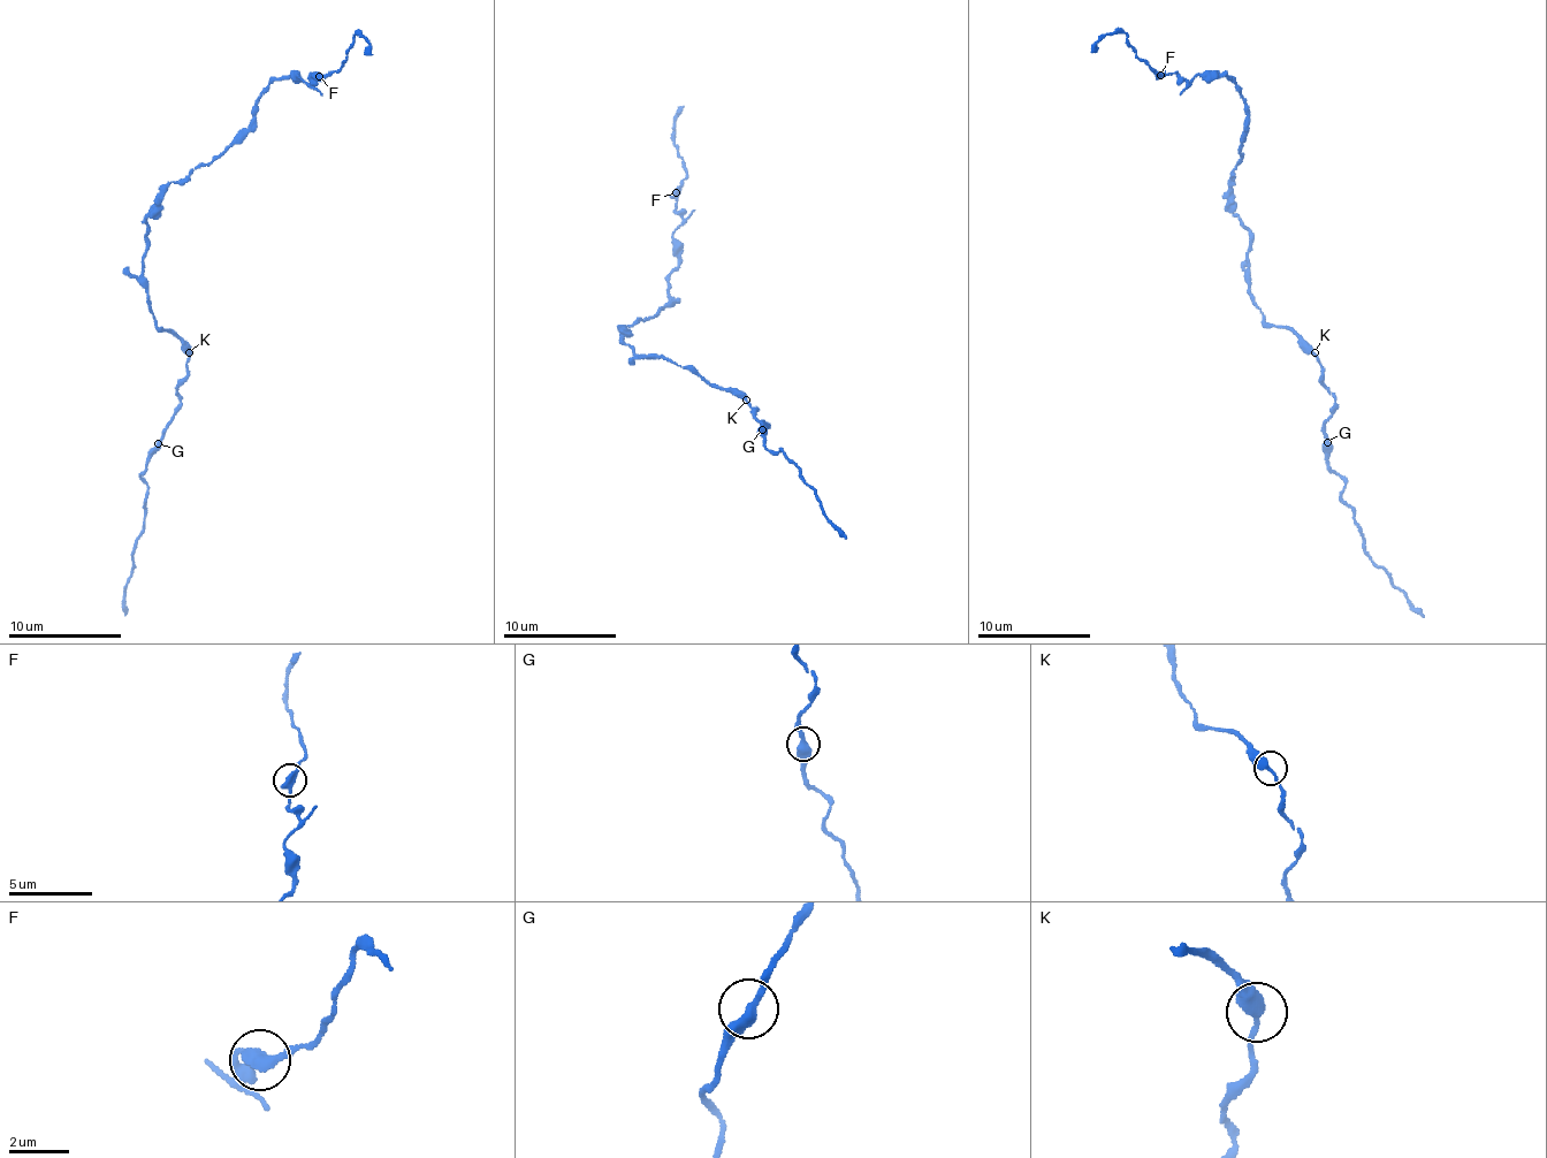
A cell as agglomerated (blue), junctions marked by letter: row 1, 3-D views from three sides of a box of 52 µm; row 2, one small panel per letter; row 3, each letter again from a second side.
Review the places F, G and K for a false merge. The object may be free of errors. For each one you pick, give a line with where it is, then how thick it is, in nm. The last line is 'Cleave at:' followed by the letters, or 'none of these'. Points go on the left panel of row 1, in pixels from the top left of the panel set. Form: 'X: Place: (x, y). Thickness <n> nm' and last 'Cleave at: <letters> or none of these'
F: Place: (319, 76). Thickness 360 nm
Cleave at: F

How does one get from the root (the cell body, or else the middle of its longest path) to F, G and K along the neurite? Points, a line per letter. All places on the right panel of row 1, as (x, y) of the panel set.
F: (1249, 260), (1250, 233), (1231, 193), (1247, 129), (1244, 99), (1226, 75), (1193, 76), (1188, 82), (1160, 74)
G: (1249, 260), (1251, 303), (1271, 326), (1295, 333), (1323, 367), (1334, 395), (1327, 442)
K: (1249, 260), (1251, 303), (1263, 312), (1264, 320), (1271, 326), (1290, 329), (1313, 353)

